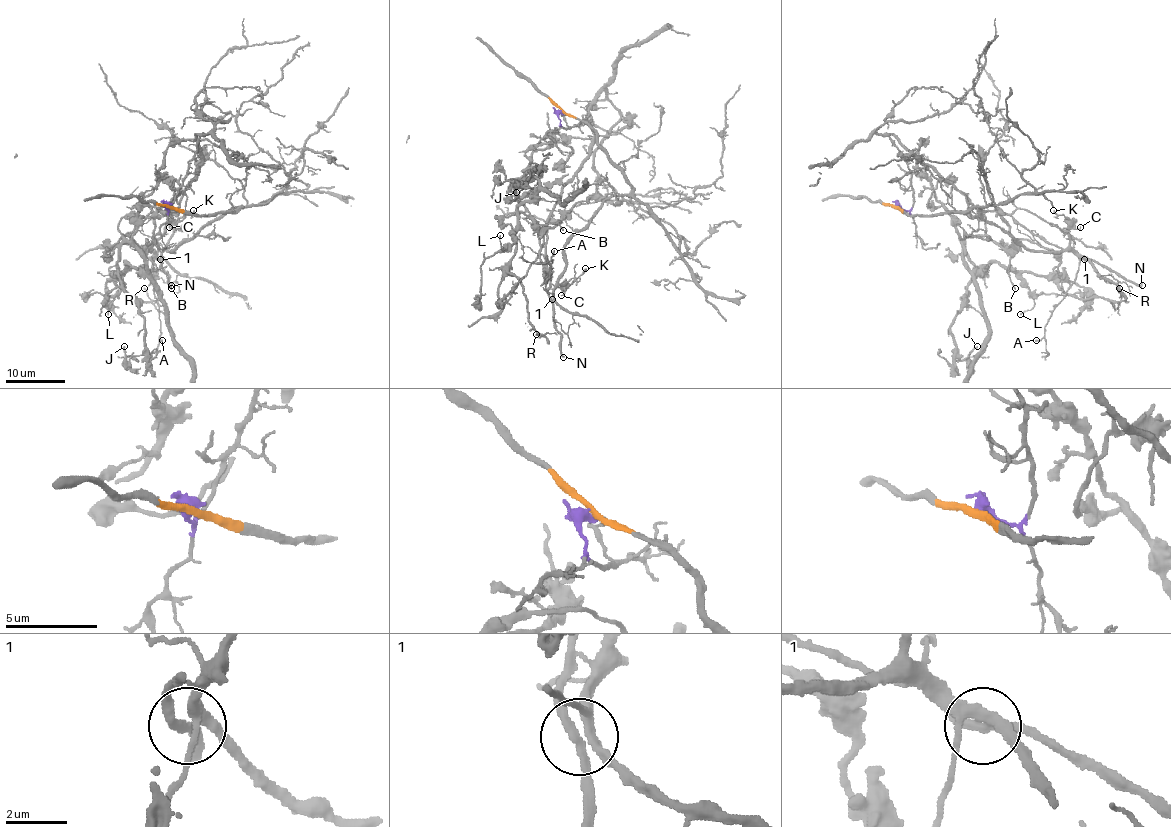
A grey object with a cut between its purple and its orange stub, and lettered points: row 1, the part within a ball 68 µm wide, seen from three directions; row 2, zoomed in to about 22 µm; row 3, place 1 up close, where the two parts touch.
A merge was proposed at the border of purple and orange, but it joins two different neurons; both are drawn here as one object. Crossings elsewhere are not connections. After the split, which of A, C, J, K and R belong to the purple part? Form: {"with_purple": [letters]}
{"with_purple": ["J", "R"]}

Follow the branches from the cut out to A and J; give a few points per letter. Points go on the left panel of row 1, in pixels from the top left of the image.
A: (168, 206), (202, 215), (238, 207), (217, 216), (173, 252), (165, 250), (154, 283), (162, 339)
J: (168, 206), (197, 139), (200, 172), (154, 216), (158, 250), (122, 237), (143, 358), (124, 347)

